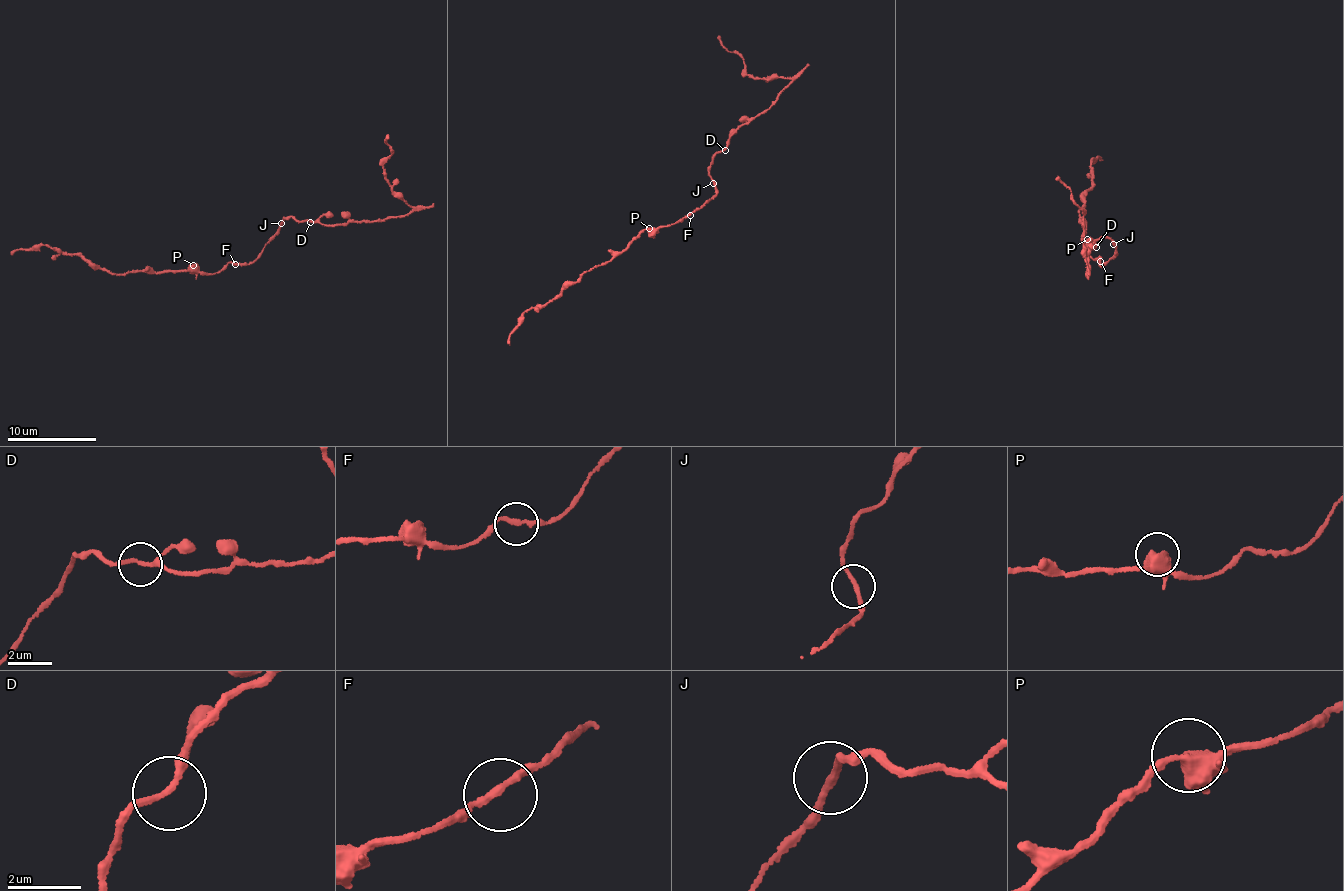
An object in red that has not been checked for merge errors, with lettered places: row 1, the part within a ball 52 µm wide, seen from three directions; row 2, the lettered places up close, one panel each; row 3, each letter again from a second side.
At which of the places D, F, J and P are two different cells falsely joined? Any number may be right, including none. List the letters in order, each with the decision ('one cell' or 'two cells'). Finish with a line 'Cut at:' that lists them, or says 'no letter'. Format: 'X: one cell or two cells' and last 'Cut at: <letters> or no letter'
D: one cell
F: one cell
J: one cell
P: one cell
Cut at: no letter

